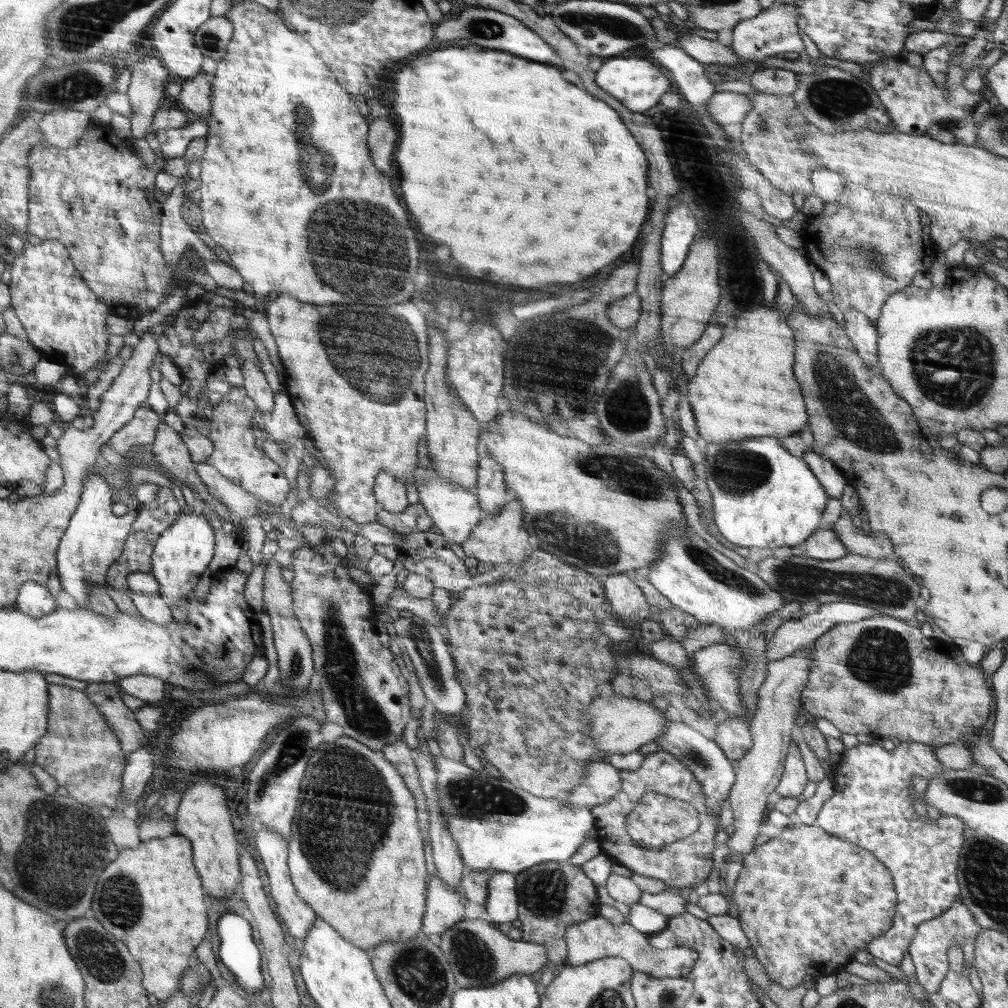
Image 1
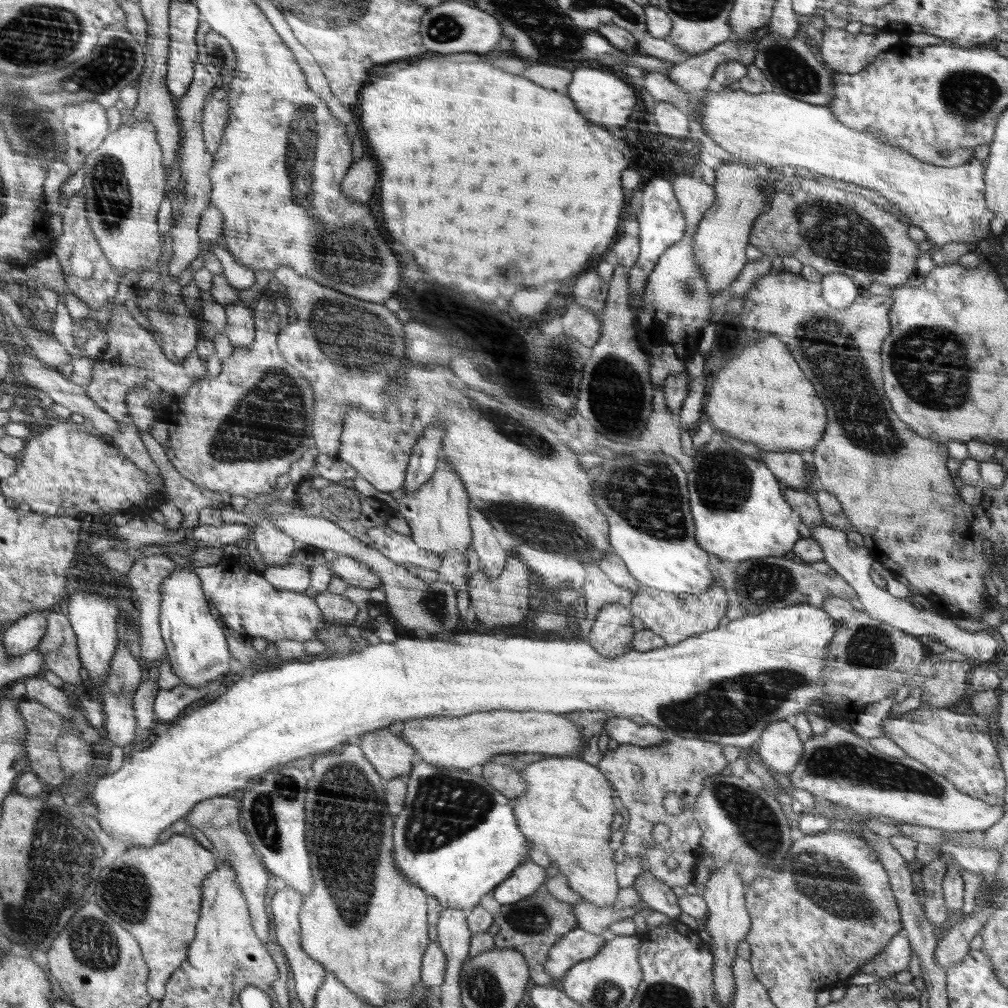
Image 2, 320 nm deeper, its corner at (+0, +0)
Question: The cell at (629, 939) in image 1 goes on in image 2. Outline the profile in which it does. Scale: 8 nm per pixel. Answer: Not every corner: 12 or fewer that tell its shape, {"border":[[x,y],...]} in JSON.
{"border":[[577,927],[554,943],[544,972],[558,982],[611,934]]}

